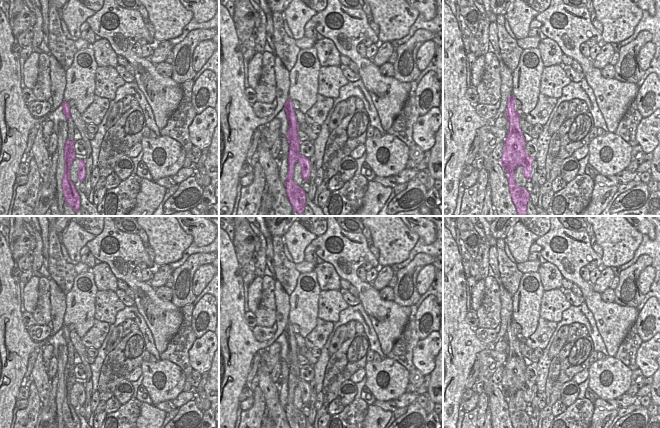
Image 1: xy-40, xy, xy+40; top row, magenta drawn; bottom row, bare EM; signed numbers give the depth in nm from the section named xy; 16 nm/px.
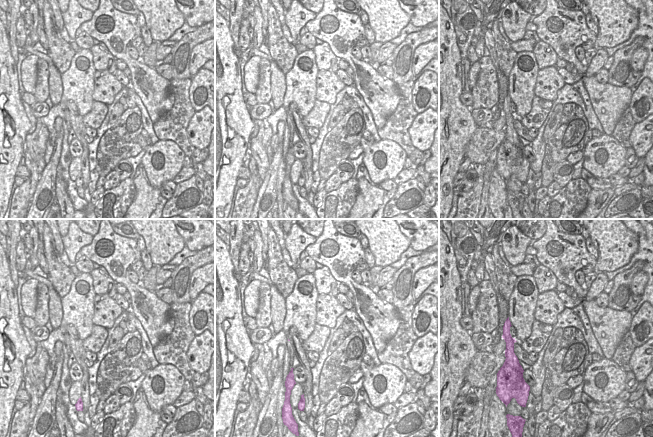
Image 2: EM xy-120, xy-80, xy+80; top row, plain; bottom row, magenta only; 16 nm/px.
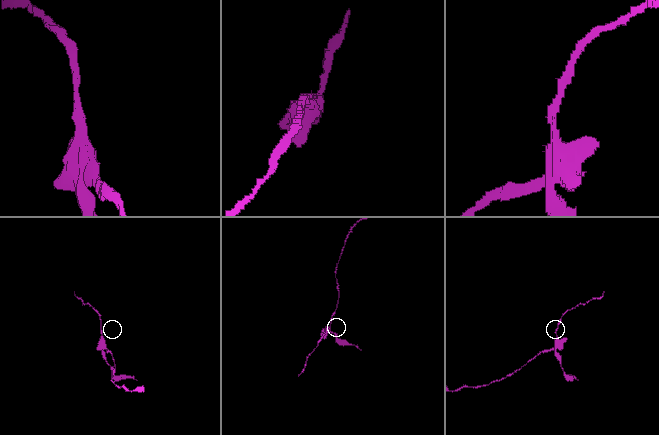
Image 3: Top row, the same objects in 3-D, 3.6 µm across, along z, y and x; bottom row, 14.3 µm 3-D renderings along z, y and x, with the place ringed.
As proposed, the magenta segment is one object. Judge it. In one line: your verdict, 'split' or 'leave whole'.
split

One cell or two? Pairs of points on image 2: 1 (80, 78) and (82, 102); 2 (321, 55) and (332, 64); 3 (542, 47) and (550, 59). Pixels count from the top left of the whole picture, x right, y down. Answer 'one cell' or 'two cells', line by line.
1: one cell
2: one cell
3: one cell

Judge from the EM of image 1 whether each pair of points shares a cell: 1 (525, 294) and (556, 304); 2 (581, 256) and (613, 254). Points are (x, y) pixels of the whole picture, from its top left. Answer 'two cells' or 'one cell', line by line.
1: two cells
2: two cells

